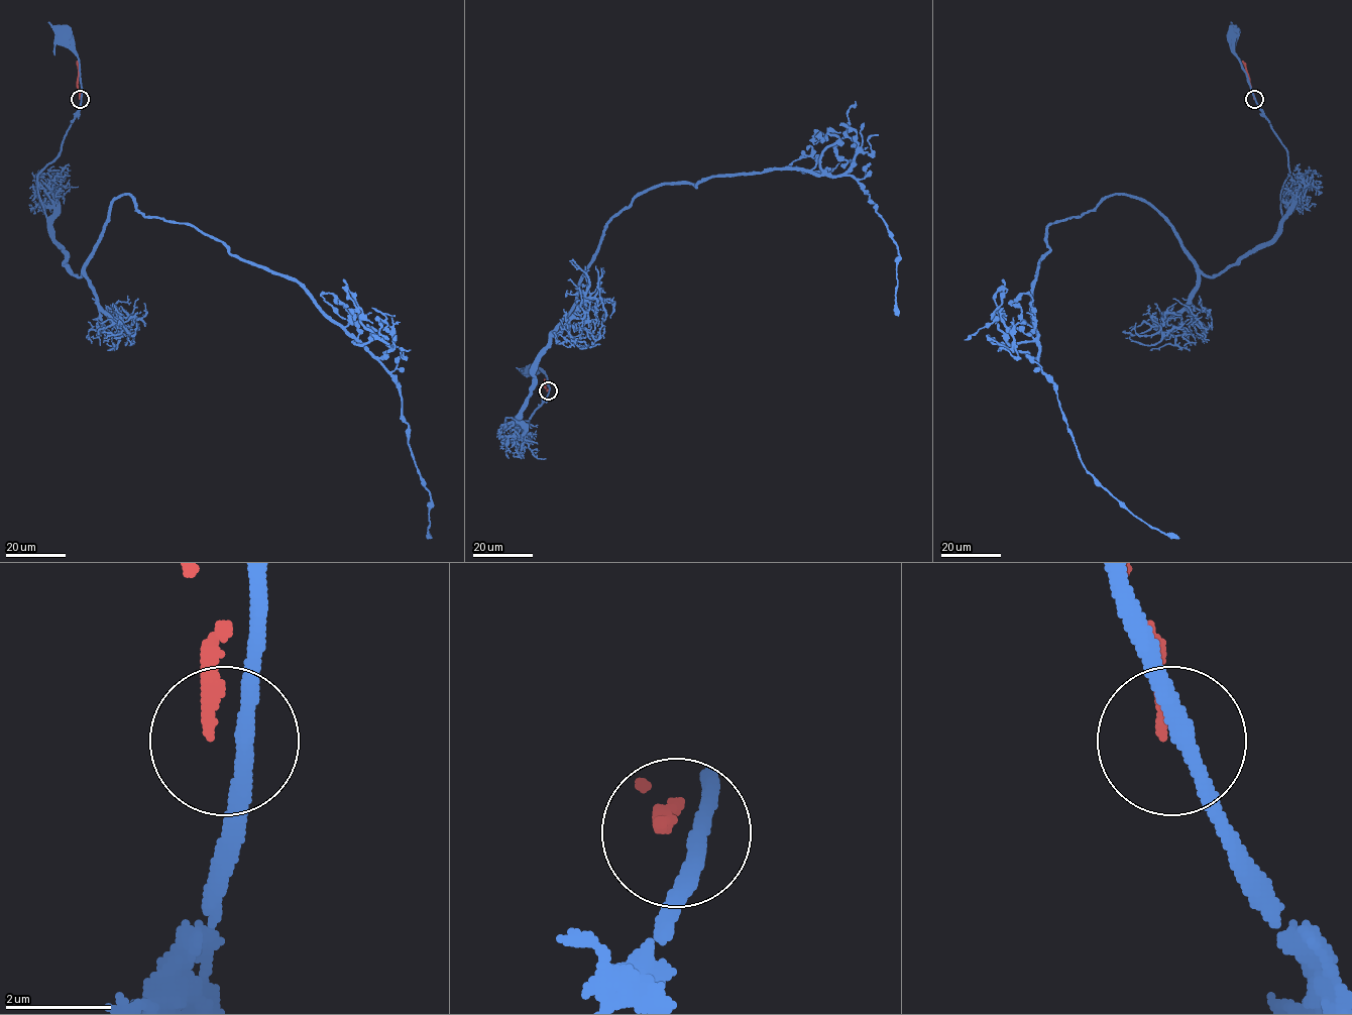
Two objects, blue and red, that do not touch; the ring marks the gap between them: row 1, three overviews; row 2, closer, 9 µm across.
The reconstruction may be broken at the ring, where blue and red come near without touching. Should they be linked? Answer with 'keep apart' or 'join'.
keep apart

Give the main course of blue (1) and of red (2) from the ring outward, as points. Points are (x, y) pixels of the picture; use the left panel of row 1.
1: (81, 98), (78, 57), (62, 34)
2: (79, 99), (77, 61)

